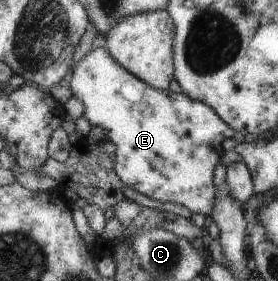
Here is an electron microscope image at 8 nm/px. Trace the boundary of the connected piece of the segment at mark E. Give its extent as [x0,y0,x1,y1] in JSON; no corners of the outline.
[68,43,234,217]

